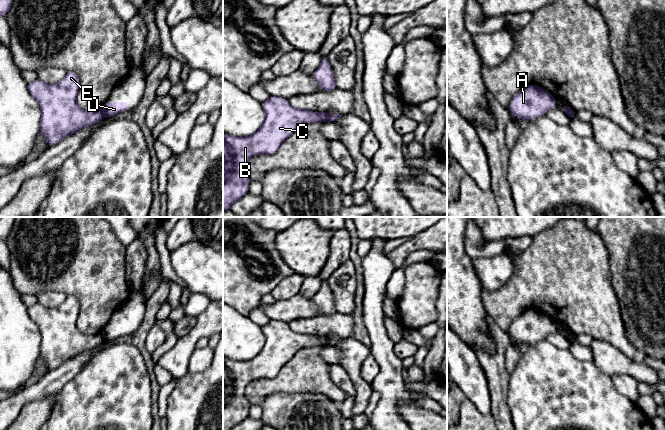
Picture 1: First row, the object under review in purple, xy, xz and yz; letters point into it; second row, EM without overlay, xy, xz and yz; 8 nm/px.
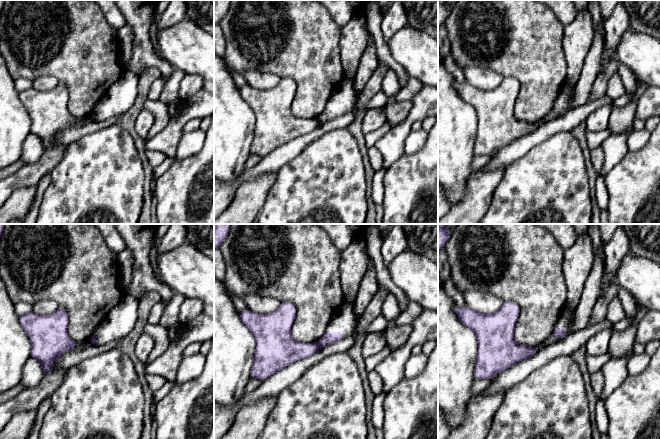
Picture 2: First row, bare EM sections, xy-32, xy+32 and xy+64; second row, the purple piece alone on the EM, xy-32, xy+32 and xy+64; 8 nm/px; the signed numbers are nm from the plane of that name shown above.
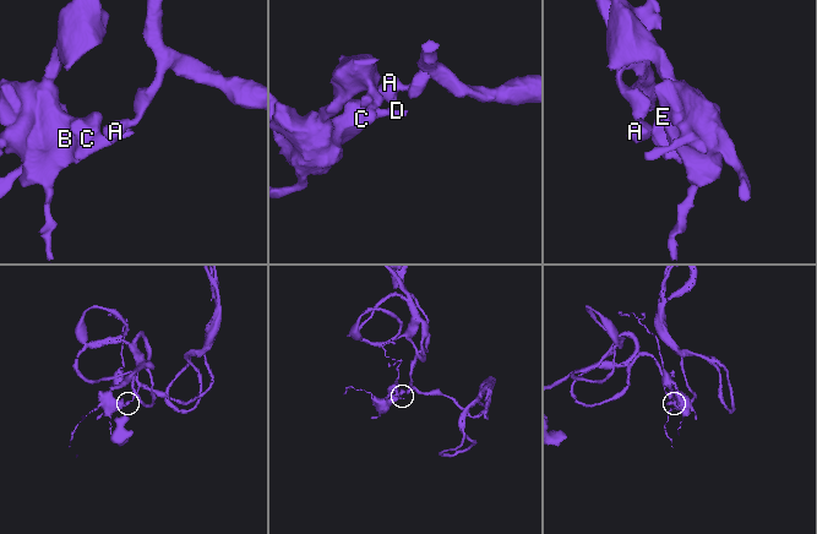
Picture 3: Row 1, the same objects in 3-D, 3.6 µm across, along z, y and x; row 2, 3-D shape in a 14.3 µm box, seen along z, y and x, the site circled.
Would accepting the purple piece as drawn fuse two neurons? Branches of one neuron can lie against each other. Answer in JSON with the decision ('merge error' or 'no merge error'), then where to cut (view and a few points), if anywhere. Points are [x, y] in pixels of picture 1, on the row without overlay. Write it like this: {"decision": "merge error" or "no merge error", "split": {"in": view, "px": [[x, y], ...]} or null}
{"decision": "merge error", "split": {"in": "xz", "px": [[325, 337], [327, 344]]}}

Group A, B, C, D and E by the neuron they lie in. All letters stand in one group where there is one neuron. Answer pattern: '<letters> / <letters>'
A D / B C E

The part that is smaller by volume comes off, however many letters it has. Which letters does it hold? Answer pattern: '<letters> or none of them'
B, C, E

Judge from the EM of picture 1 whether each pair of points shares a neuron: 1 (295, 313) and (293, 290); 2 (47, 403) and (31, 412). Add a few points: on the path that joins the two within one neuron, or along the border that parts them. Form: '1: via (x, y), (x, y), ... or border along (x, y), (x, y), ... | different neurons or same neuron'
1: border along (298, 293), (287, 299), (275, 300) | different neurons
2: via (43, 407), (38, 412), (35, 412) | same neuron

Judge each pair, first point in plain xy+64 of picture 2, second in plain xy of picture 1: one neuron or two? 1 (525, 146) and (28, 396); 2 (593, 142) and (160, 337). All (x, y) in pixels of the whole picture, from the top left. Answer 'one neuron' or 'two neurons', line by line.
1: one neuron
2: two neurons

